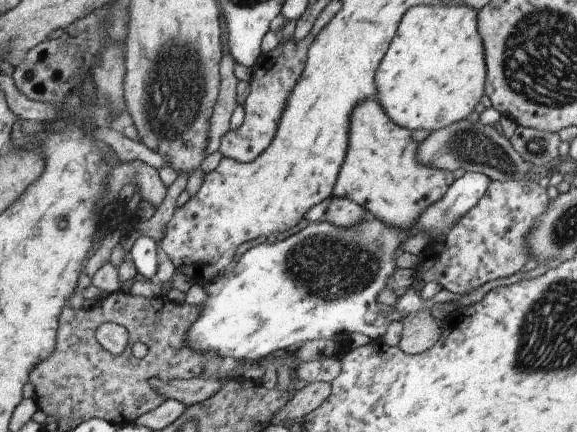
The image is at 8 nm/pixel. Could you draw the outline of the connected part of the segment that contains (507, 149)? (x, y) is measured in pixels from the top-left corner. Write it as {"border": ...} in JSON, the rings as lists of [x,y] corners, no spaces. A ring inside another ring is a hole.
{"border":[[[467,117],[431,131],[423,141],[418,142],[418,151],[414,154],[418,155],[418,162],[425,167],[449,172],[463,168],[465,173],[481,173],[491,181],[525,179],[523,176],[530,168],[496,125],[484,125],[478,120],[470,122]]]}

